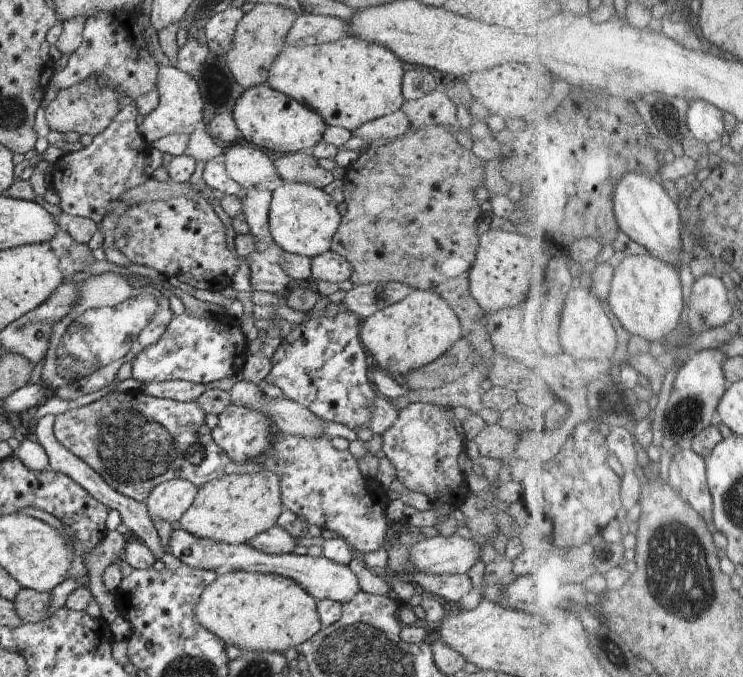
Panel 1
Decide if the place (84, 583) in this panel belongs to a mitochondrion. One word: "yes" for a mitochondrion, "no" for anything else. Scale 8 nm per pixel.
no

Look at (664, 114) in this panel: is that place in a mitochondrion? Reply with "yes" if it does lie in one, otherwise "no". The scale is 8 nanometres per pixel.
yes

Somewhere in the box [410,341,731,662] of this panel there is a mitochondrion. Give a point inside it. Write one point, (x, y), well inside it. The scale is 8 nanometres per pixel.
(674, 545)

